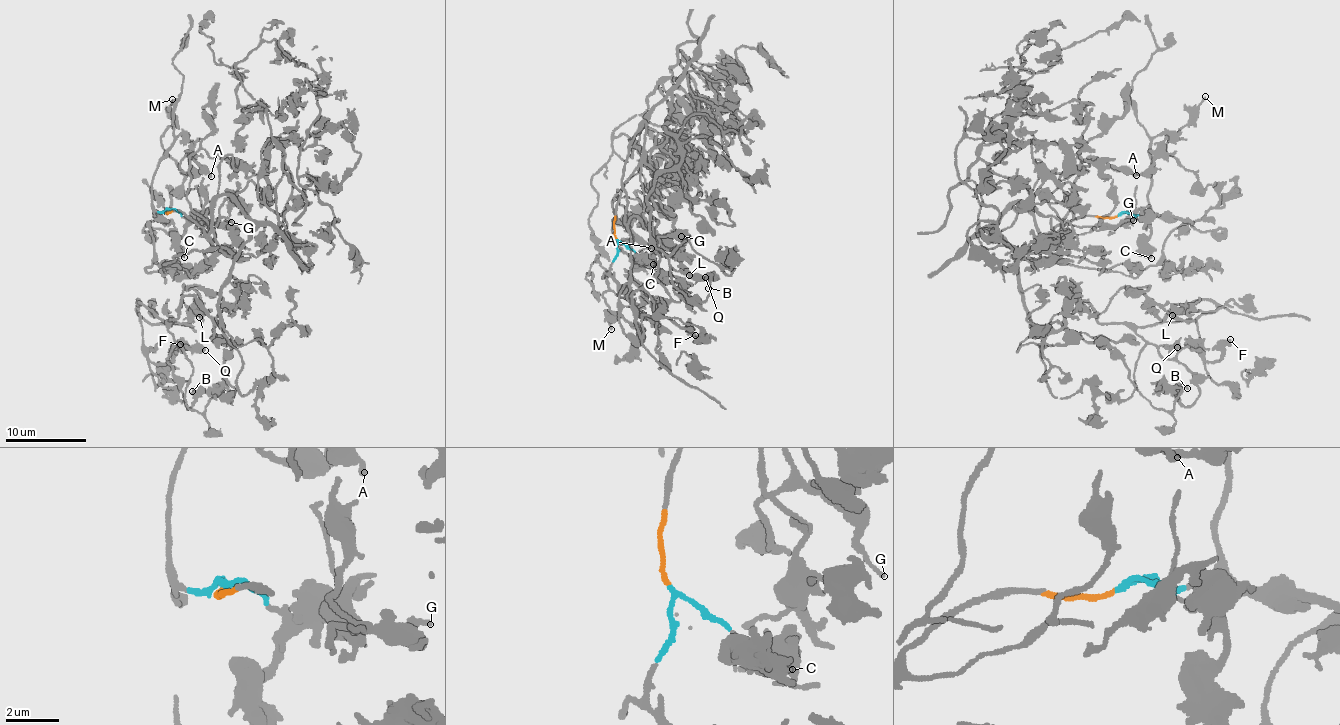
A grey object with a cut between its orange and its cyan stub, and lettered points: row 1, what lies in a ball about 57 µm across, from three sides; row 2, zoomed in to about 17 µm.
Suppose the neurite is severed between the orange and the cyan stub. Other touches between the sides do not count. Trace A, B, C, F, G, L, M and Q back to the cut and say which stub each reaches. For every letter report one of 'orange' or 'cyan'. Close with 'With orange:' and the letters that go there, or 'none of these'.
A: orange
B: orange
C: cyan
F: orange
G: orange
L: orange
M: cyan
Q: orange
With orange: A, B, F, G, L, Q

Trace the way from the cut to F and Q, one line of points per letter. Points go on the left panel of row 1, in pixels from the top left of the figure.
F: (168, 211), (256, 225), (219, 324), (137, 300), (152, 362), (181, 344)
Q: (168, 211), (206, 234), (228, 194), (256, 225), (219, 324), (189, 295), (168, 321), (177, 345), (205, 350)

